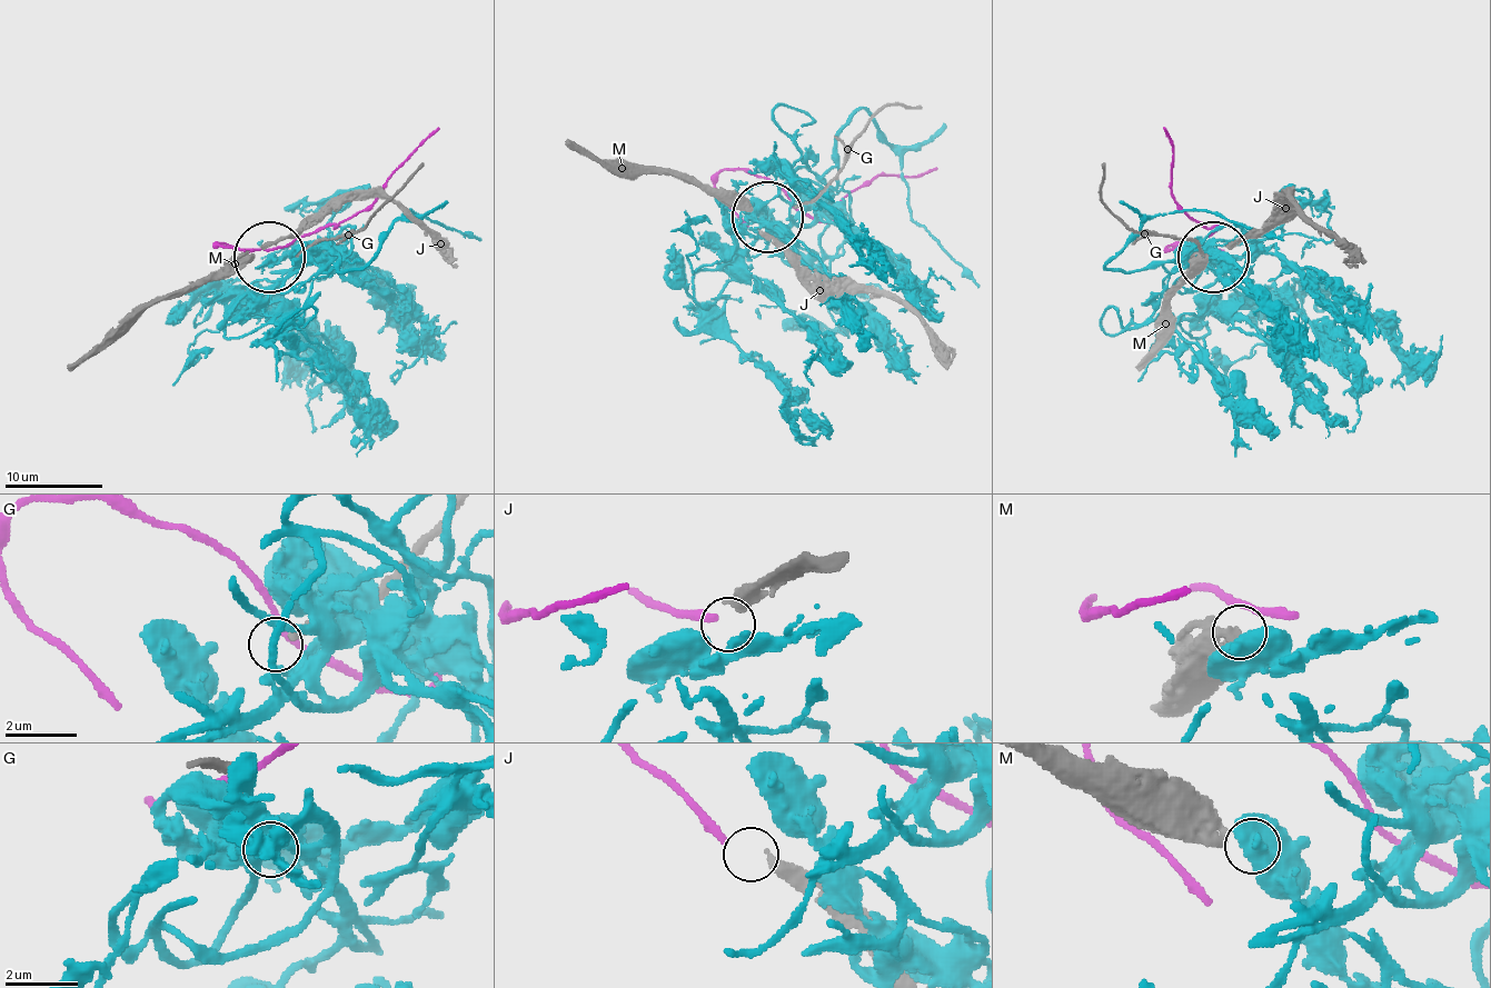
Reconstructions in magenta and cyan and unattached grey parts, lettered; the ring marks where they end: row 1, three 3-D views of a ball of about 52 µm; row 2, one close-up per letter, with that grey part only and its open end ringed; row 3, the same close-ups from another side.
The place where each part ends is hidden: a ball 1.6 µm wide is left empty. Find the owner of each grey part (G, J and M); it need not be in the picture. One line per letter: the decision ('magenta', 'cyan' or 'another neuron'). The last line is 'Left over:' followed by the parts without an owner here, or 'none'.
G: another neuron
J: another neuron
M: another neuron
Left over: G, J, M

